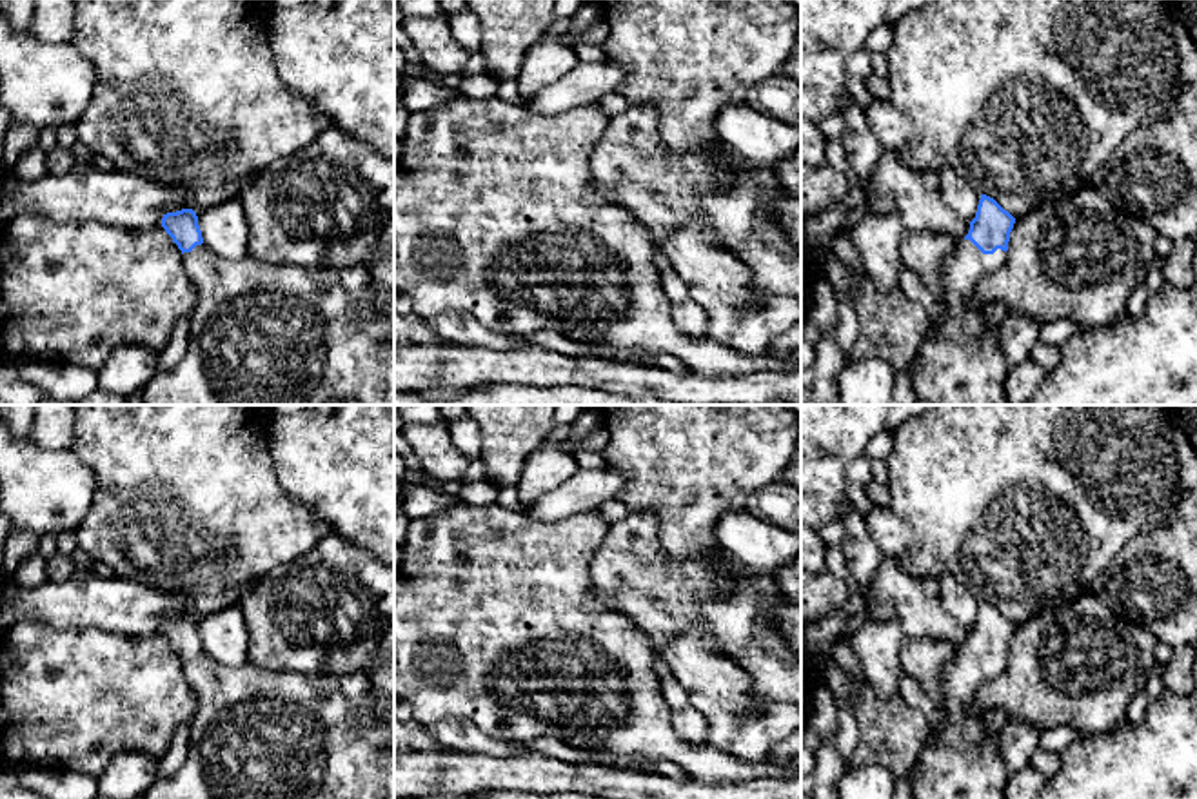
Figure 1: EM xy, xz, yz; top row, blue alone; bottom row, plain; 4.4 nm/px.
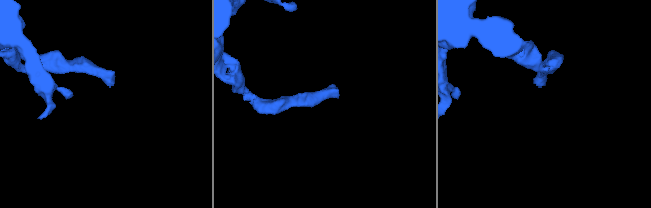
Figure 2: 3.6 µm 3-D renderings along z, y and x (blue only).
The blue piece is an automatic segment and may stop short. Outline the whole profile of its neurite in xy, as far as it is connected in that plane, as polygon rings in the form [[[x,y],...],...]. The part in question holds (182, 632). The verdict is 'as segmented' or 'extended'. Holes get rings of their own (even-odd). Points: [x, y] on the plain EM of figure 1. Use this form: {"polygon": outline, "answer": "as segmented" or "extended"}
{"polygon": [[[193,616],[167,619],[162,634],[182,657],[182,666],[189,686],[196,694],[196,712],[189,723],[189,752],[183,764],[169,777],[160,777],[143,794],[143,799],[394,799],[394,723],[387,723],[372,714],[369,705],[372,685],[367,672],[347,676],[300,674],[265,670],[252,663],[238,668],[213,661],[202,645],[198,623]]], "answer": "extended"}

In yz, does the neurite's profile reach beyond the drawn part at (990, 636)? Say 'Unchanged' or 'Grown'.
Grown

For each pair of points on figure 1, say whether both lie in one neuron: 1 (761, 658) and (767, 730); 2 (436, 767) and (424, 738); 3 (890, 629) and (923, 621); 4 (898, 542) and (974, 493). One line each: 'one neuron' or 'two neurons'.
1: two neurons
2: two neurons
3: two neurons
4: two neurons

